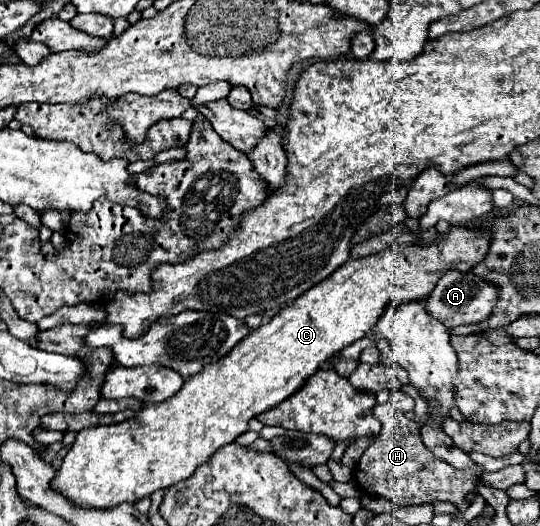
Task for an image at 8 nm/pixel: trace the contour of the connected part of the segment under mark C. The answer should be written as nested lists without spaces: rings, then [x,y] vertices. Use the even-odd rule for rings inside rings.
[[[451,227],[447,235],[441,235],[439,241],[429,247],[391,247],[369,257],[349,259],[323,283],[311,287],[307,293],[279,311],[269,323],[249,333],[247,341],[239,341],[239,345],[235,345],[235,349],[227,353],[223,361],[215,361],[207,365],[203,373],[189,377],[171,399],[145,405],[135,413],[135,417],[123,423],[105,427],[97,425],[79,431],[73,447],[63,459],[63,465],[51,481],[51,489],[83,509],[113,509],[121,503],[137,503],[139,499],[149,497],[159,489],[169,489],[171,485],[189,479],[199,465],[207,463],[215,455],[217,449],[233,443],[241,433],[245,433],[249,429],[251,417],[257,417],[259,413],[279,405],[283,399],[293,395],[327,359],[353,341],[369,335],[385,305],[425,299],[437,281],[445,275],[445,271],[469,271],[485,257],[487,249],[487,235],[479,235],[479,231],[473,229]]]

